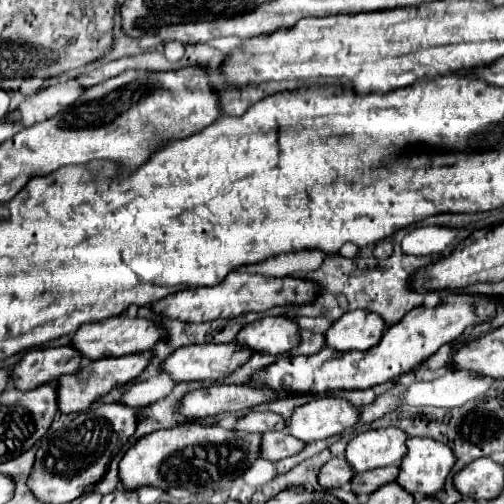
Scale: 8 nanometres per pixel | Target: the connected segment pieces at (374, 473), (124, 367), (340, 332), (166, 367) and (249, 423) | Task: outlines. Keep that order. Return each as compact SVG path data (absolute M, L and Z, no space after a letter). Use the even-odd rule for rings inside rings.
M385 466L385 468L375 468L375 470L367 470L367 472L359 472L351 478L351 490L355 494L369 494L375 492L377 488L381 488L383 484L395 482L399 474L397 466Z
M137 352L129 356L119 356L119 358L101 358L101 360L91 360L83 364L83 368L75 374L59 376L55 382L55 388L59 388L59 412L71 414L71 412L87 410L99 396L105 396L117 384L127 384L129 380L137 378L147 366L149 358L151 358L151 352Z
M345 312L325 332L325 346L339 352L369 350L379 344L385 332L385 322L373 312Z
M237 342L229 344L191 344L177 348L171 356L165 358L165 362L159 366L161 372L169 374L175 382L189 382L189 380L219 380L229 376L233 370L243 366L253 352L245 346L239 346Z
M247 412L233 426L235 432L247 432L247 434L253 432L263 434L269 430L283 430L283 428L285 428L285 420L273 412Z

